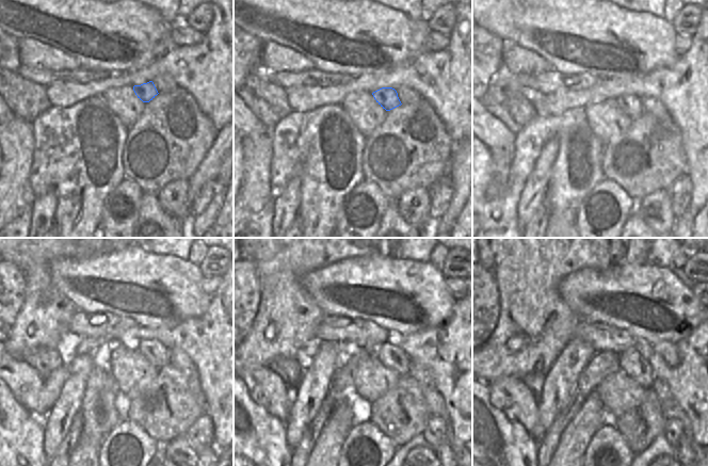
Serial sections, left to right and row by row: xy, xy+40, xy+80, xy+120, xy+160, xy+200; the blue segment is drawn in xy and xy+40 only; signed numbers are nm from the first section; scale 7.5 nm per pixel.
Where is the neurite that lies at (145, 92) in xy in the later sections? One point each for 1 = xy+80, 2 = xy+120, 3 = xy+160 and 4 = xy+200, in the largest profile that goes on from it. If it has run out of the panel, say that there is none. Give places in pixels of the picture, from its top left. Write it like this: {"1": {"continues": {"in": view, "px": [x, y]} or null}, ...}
{"1": {"continues": {"in": "xy+80", "px": [630, 103]}}, "2": {"continues": {"in": "xy+120", "px": [153, 350]}}, "3": {"continues": {"in": "xy+160", "px": [392, 356]}}, "4": {"continues": {"in": "xy+200", "px": [632, 363]}}}

